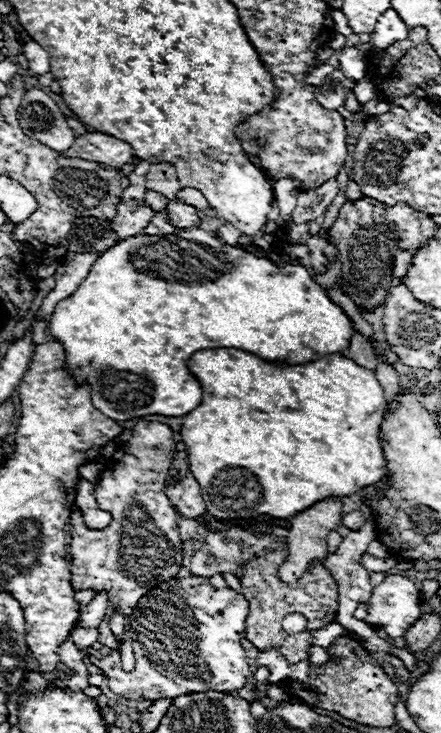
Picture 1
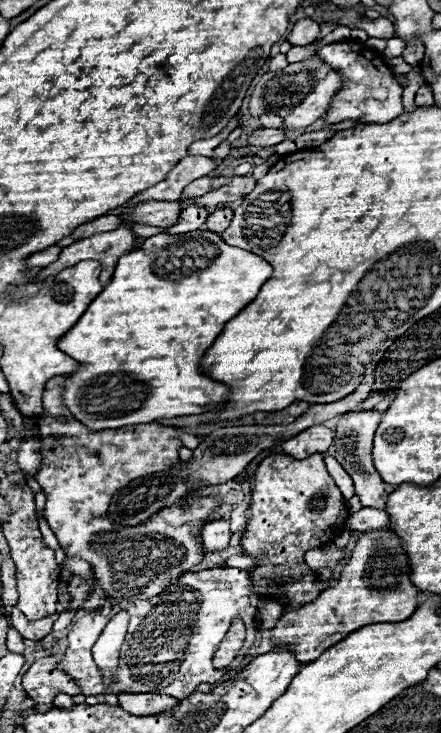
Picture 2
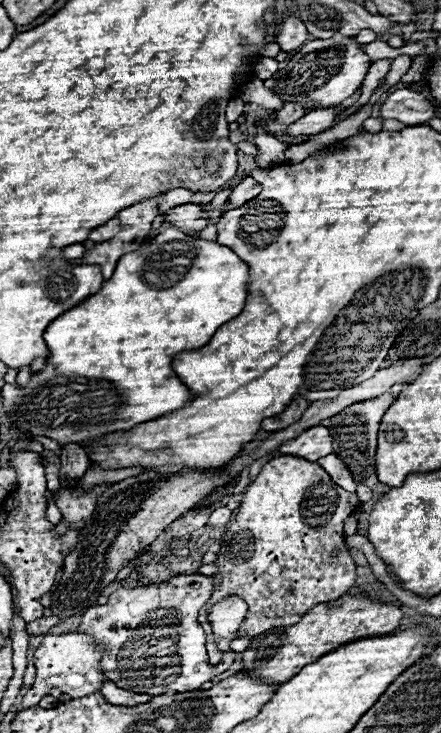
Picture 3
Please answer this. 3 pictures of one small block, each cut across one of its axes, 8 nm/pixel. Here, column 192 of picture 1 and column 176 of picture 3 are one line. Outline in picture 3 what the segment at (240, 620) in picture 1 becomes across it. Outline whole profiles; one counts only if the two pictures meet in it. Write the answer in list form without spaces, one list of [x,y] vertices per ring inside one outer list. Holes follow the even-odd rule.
[[[180,574],[168,582],[136,586],[132,590],[118,588],[104,606],[90,606],[86,610],[78,630],[98,638],[104,648],[102,672],[124,690],[150,696],[198,690],[234,662],[234,656],[224,656],[218,666],[212,666],[206,656],[204,628],[198,624],[198,610],[208,602],[212,590],[212,576],[202,574]]]

